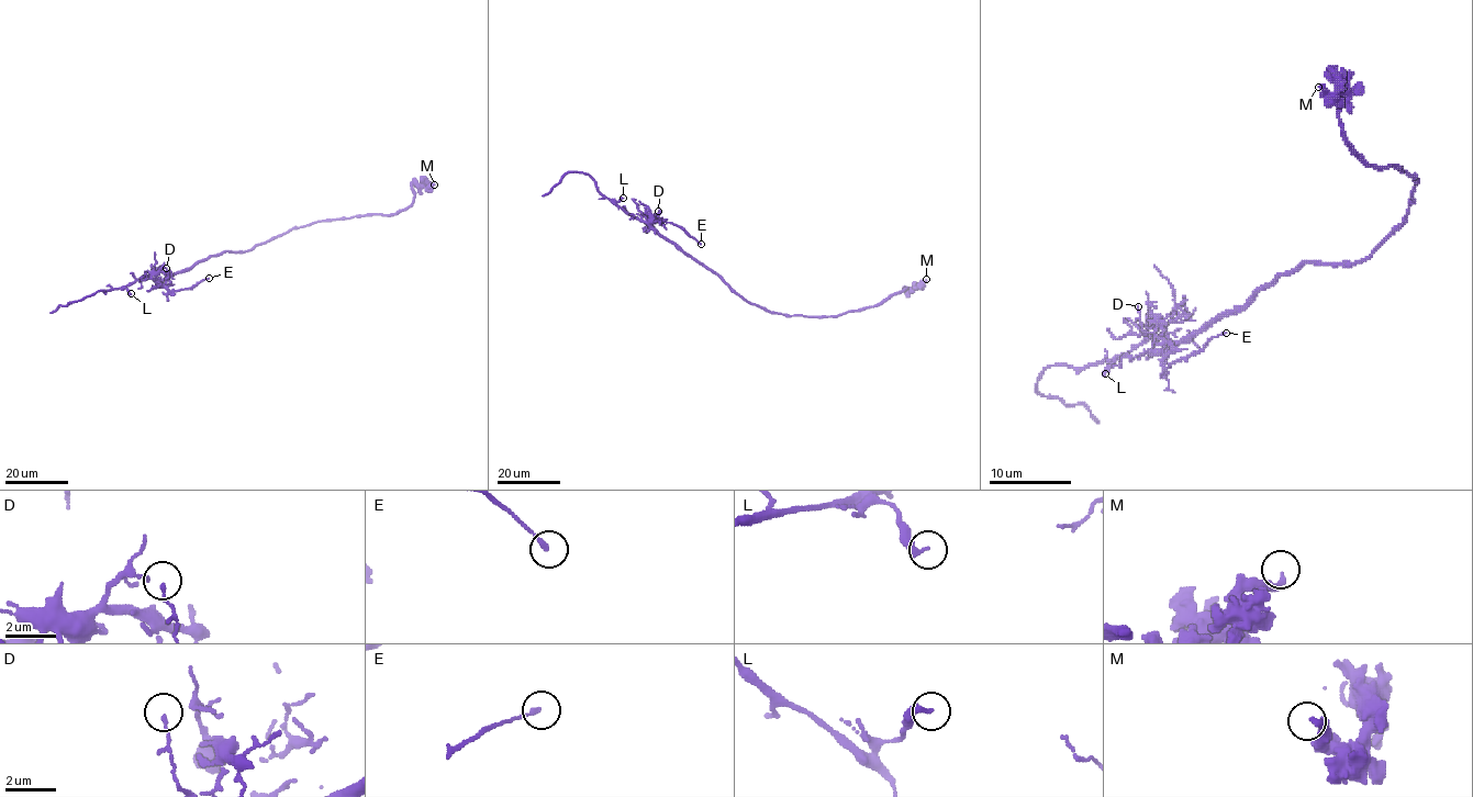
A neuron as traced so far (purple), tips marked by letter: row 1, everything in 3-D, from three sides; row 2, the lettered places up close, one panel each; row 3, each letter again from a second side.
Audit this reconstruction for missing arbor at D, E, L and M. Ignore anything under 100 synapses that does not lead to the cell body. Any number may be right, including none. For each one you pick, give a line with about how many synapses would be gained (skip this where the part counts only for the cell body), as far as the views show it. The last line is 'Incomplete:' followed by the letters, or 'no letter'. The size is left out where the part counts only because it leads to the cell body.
Incomplete: no letter

